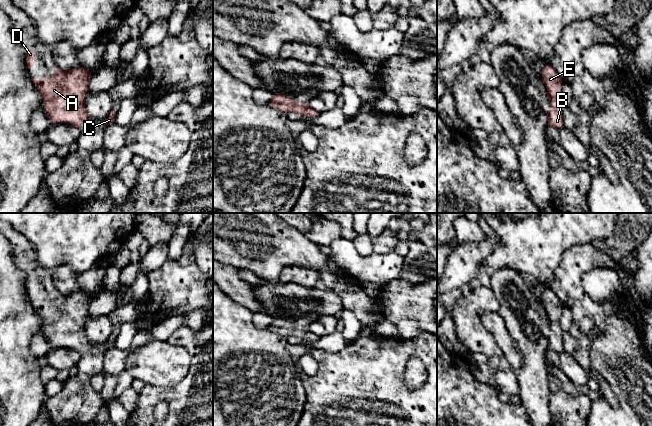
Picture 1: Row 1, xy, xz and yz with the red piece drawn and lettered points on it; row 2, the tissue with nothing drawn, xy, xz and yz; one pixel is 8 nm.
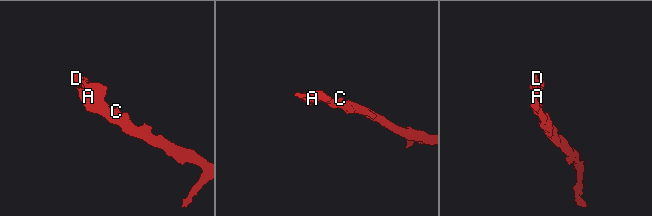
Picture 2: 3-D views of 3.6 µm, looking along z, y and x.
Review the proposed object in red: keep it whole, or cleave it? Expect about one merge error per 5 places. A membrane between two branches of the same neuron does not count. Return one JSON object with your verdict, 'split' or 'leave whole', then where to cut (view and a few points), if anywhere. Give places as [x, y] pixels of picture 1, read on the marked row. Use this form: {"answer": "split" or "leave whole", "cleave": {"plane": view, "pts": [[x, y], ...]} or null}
{"answer": "leave whole", "cleave": null}

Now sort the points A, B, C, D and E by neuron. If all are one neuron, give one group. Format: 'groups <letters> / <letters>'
groups A B C D E

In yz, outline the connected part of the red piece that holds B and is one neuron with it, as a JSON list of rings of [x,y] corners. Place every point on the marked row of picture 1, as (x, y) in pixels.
[[[546,63],[543,67],[541,79],[546,86],[551,106],[550,111],[545,116],[546,123],[554,128],[562,129],[564,128],[564,122],[561,112],[563,105],[560,101],[560,92],[563,81],[550,63]]]

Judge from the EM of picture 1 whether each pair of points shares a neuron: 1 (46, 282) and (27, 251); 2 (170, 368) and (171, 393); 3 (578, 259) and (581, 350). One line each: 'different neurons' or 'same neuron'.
1: same neuron
2: different neurons
3: same neuron

